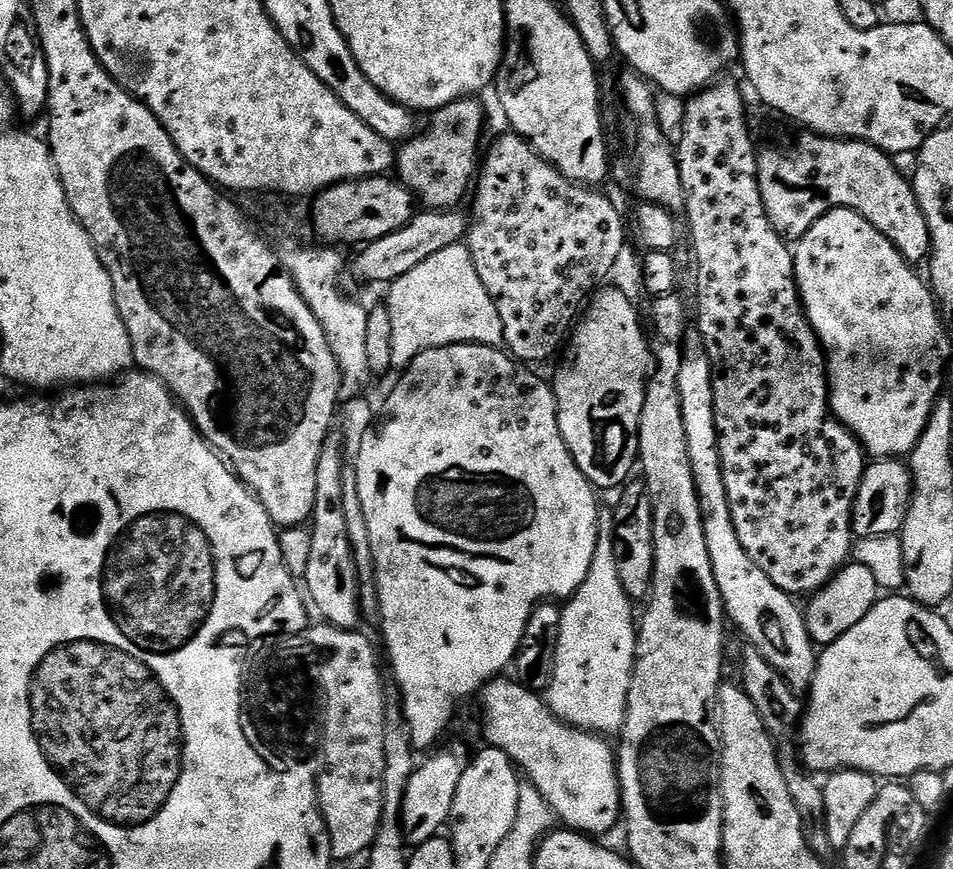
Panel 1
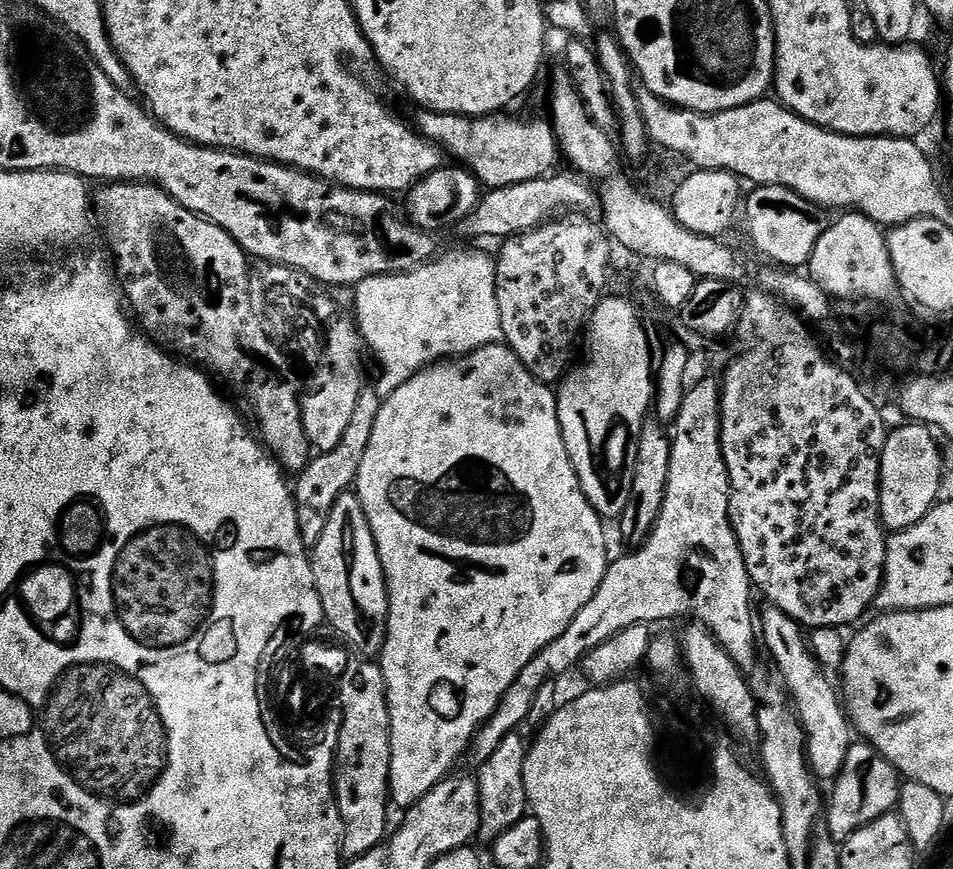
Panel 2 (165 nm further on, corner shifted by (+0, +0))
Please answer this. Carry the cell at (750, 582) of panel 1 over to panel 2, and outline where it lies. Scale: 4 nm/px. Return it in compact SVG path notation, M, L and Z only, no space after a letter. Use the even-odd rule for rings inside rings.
M771 606L765 609L758 616L758 632L784 678L783 685L794 703L800 723L804 725L804 732L808 736L808 764L817 781L835 782L846 762L846 754L854 743L852 721L842 703L841 693L837 685L835 688L823 676L825 673L822 665L813 654L809 637L801 624L794 622L794 618L790 618L782 610Z

